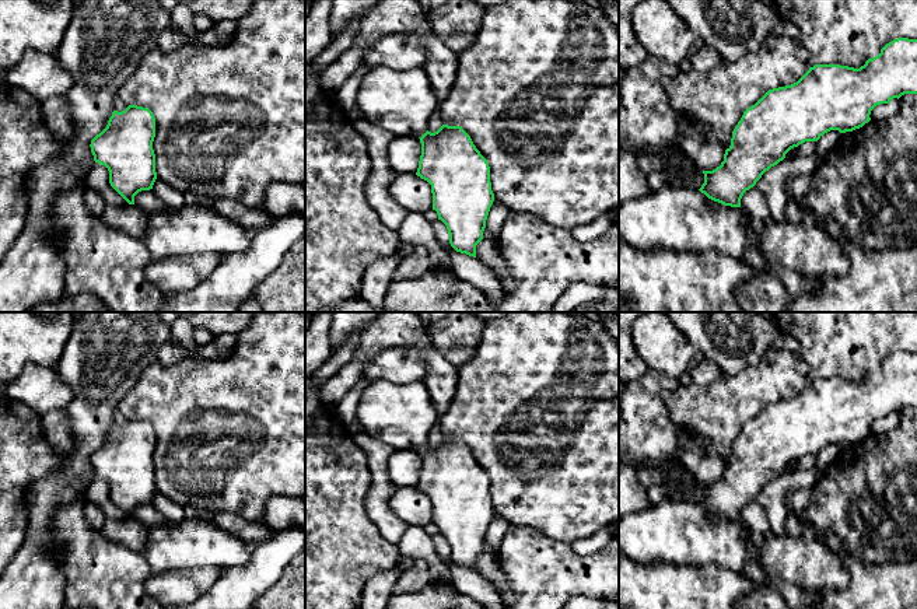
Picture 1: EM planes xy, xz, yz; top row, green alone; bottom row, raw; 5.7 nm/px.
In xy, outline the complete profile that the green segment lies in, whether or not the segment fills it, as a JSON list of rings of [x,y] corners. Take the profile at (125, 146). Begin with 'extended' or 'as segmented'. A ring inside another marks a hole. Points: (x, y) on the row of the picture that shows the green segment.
as segmented | [[[129,105],[122,112],[113,111],[106,127],[91,140],[94,161],[108,168],[111,186],[129,204],[134,204],[134,196],[139,192],[153,189],[157,179],[154,137],[155,118],[153,112],[148,108]]]

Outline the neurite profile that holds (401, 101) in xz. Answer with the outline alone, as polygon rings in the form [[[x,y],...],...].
[[[424,67],[370,69],[361,78],[357,106],[371,125],[398,137],[421,137],[437,108],[437,97]]]

